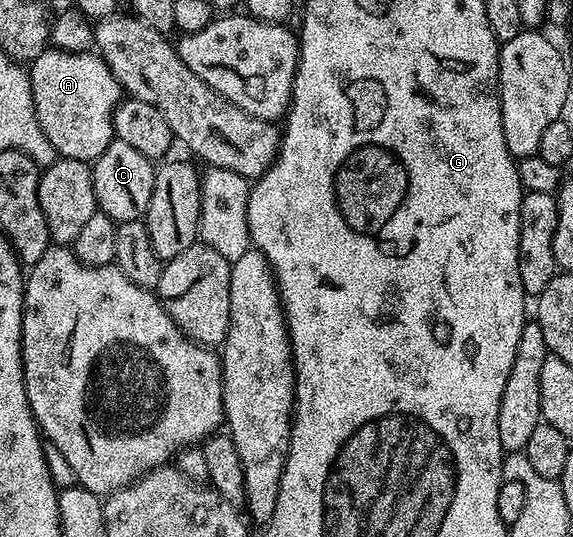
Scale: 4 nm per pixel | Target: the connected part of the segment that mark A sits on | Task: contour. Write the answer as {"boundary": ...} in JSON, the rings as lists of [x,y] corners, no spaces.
{"boundary":[[[51,46],[44,50],[36,60],[30,61],[29,75],[37,122],[41,130],[45,130],[45,138],[53,142],[56,153],[69,160],[94,162],[115,139],[113,117],[115,117],[115,108],[121,99],[121,89],[117,78],[111,73],[103,57],[91,50],[65,52],[59,47]]]}

